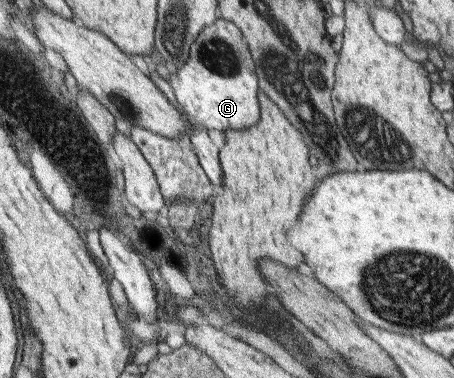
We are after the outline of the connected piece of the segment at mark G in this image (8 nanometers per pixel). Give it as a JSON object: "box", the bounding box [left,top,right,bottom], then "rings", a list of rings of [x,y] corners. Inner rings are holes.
{"box":[168,18,260,130],"rings":[[[223,18],[215,19],[191,45],[185,66],[168,79],[184,113],[207,129],[244,130],[260,120],[258,77],[242,37],[233,23]]]}

